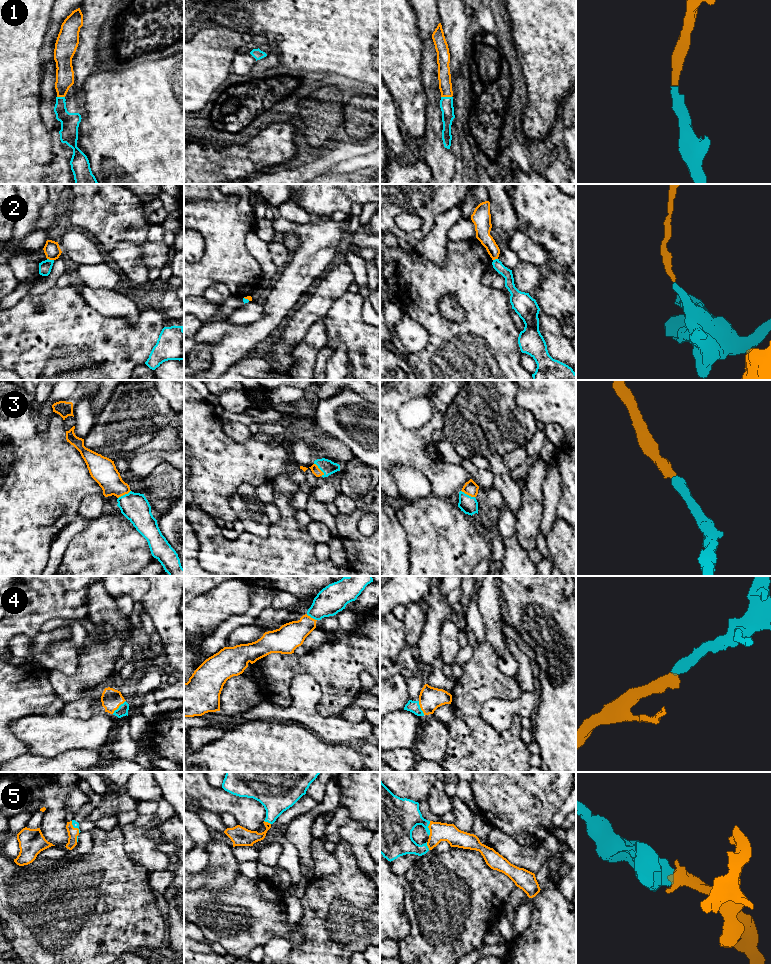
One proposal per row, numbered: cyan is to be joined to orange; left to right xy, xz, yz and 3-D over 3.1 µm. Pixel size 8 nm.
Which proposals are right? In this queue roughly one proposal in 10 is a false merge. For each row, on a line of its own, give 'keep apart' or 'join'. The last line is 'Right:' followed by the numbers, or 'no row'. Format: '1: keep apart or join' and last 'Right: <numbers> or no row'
1: join
2: keep apart
3: join
4: join
5: join
Right: 1, 3, 4, 5

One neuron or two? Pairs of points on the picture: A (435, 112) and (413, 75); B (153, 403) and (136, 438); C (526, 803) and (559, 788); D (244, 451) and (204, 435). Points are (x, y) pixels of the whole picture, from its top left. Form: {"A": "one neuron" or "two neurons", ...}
{"A": "two neurons", "B": "one neuron", "C": "one neuron", "D": "one neuron"}

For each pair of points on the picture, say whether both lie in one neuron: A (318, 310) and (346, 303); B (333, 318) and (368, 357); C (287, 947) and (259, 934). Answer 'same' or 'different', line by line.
A: different
B: same
C: different

